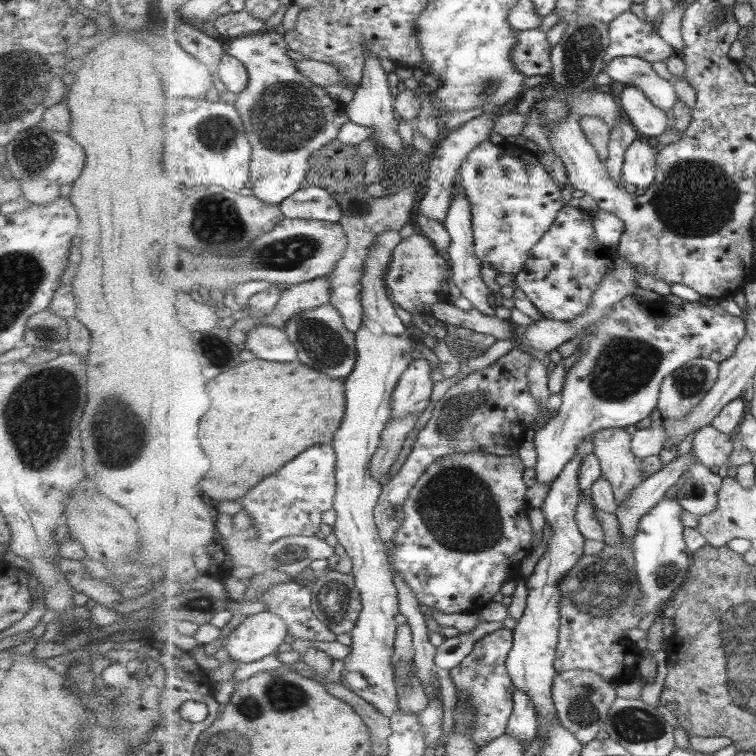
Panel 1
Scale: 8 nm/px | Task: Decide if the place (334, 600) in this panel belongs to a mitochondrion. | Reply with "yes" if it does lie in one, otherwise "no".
yes

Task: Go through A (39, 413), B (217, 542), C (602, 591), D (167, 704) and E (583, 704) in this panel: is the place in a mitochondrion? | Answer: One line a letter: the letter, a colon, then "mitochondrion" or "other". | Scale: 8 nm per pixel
A: mitochondrion
B: other
C: mitochondrion
D: other
E: mitochondrion

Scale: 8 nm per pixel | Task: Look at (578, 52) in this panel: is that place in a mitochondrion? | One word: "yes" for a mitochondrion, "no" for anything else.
yes

